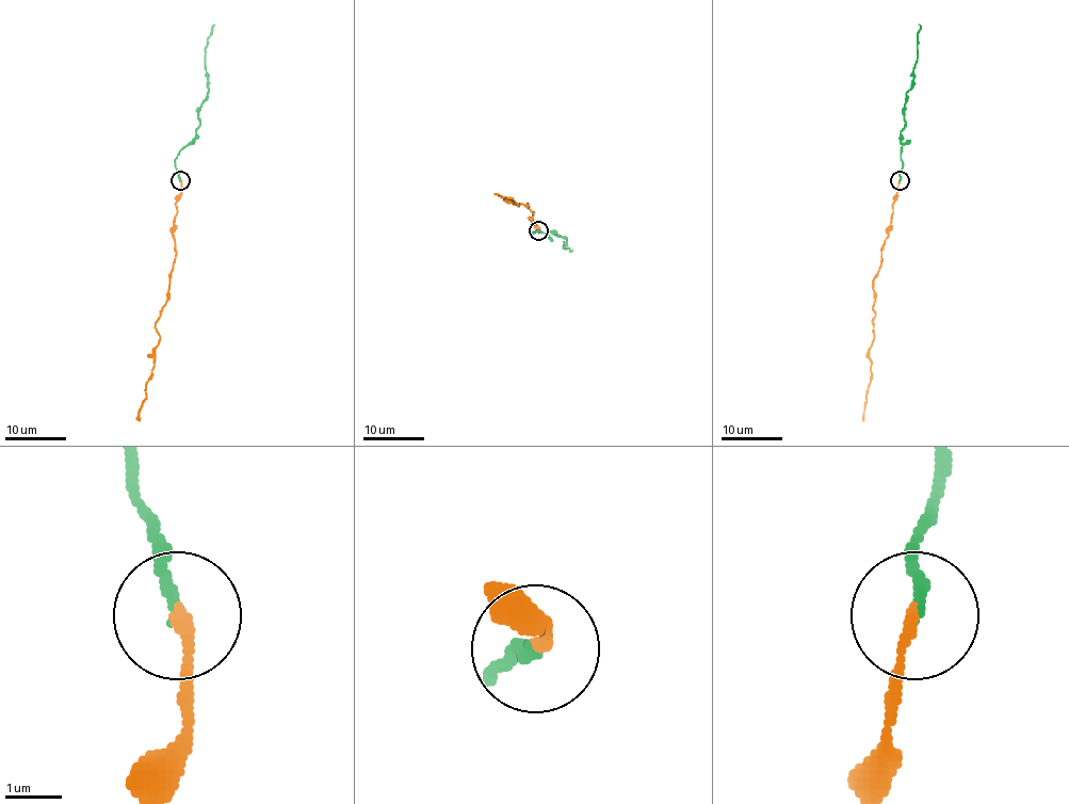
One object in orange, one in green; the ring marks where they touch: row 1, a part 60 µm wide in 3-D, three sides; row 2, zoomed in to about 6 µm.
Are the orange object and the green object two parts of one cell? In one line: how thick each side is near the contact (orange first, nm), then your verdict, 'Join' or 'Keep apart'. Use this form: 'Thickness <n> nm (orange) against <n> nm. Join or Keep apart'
Thickness 200 nm (orange) against 190 nm. Join

